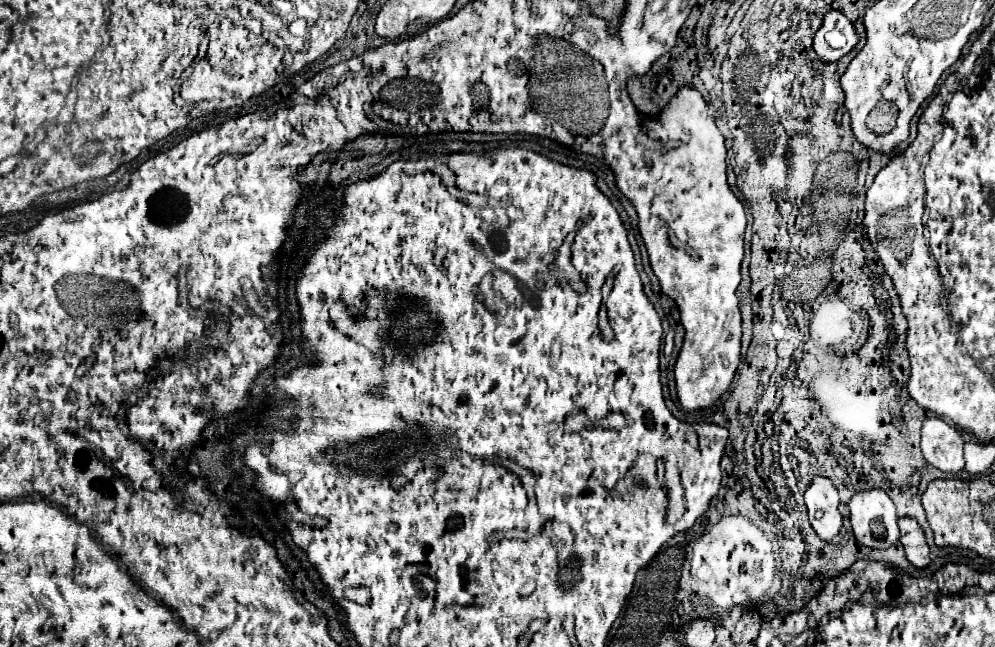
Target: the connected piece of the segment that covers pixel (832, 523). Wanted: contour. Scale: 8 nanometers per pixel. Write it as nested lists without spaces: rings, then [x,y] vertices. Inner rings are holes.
[[[814,476],[804,494],[804,502],[816,534],[826,542],[832,540],[842,526],[838,488],[828,478]]]

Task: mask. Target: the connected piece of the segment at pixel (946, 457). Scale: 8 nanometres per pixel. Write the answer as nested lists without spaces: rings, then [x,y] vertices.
[[[938,418],[926,420],[922,426],[920,446],[926,462],[942,472],[960,472],[964,468],[964,440],[956,426],[950,426]]]

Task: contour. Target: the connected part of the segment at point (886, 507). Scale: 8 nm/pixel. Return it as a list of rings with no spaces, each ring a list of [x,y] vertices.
[[[884,490],[856,492],[848,502],[856,540],[868,548],[890,548],[898,542],[898,516]]]

